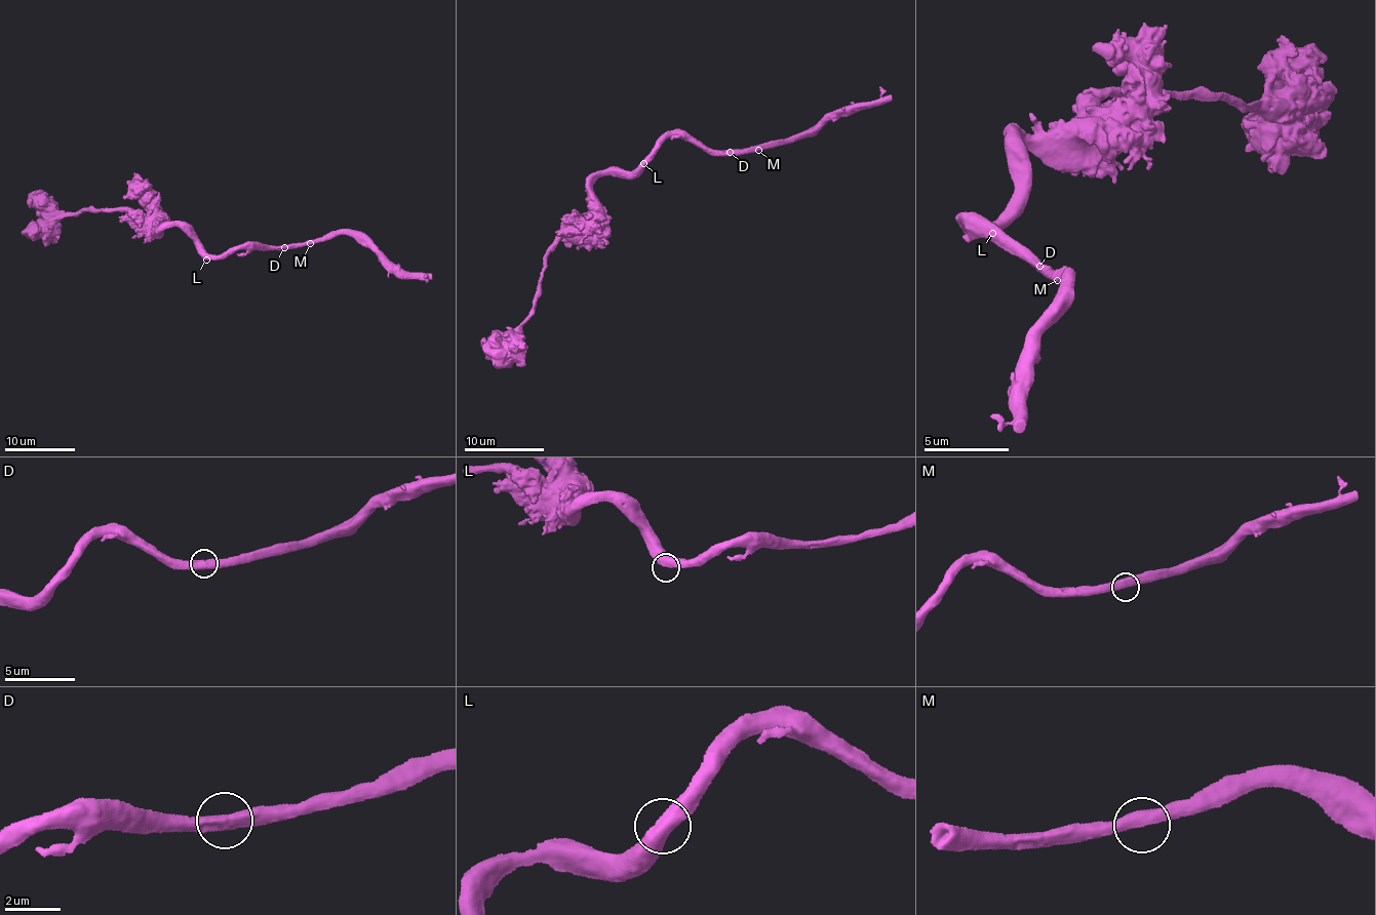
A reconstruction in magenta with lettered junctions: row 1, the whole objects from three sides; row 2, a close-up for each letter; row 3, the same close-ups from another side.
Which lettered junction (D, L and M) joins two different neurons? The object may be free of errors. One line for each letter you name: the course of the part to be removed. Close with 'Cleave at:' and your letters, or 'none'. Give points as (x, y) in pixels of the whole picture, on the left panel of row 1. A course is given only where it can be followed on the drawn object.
Cleave at: none

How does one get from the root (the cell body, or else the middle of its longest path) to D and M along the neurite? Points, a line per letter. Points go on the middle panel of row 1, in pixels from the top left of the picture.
D: (645, 163), (664, 137), (671, 136), (697, 138), (712, 150), (730, 153)
M: (645, 163), (664, 137), (671, 136), (697, 138), (718, 151), (758, 150)

